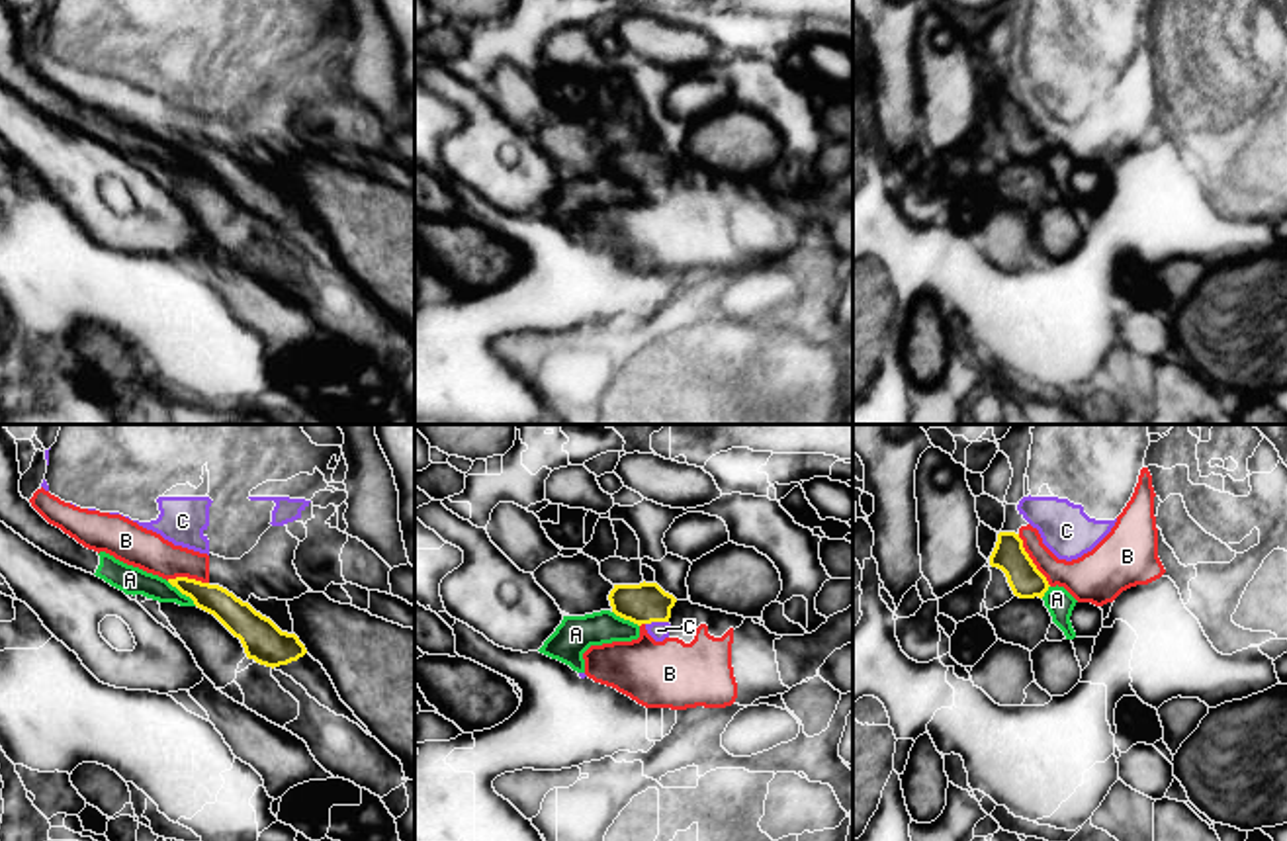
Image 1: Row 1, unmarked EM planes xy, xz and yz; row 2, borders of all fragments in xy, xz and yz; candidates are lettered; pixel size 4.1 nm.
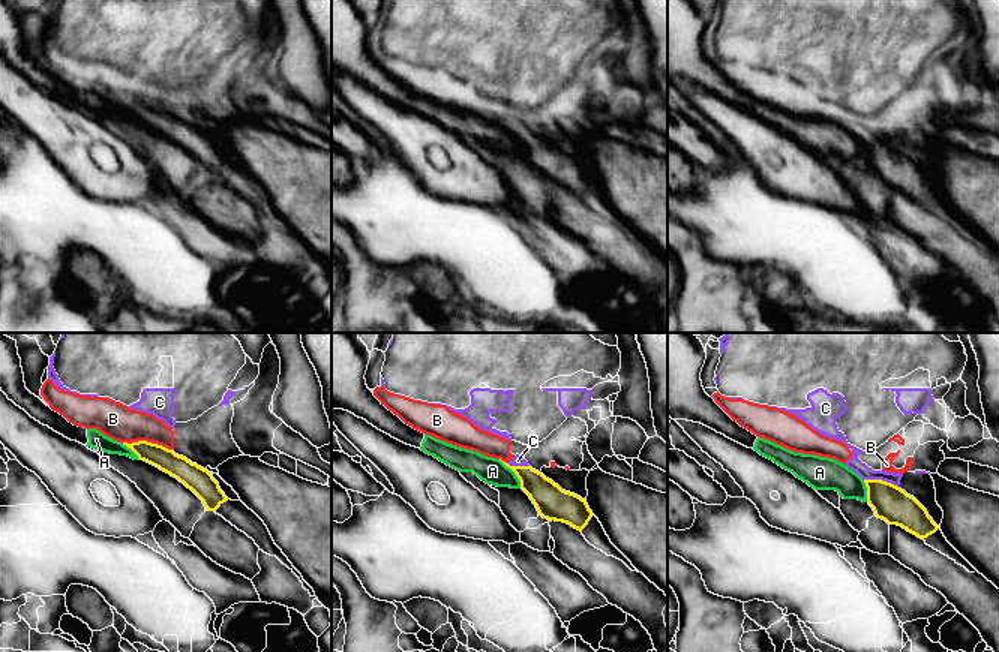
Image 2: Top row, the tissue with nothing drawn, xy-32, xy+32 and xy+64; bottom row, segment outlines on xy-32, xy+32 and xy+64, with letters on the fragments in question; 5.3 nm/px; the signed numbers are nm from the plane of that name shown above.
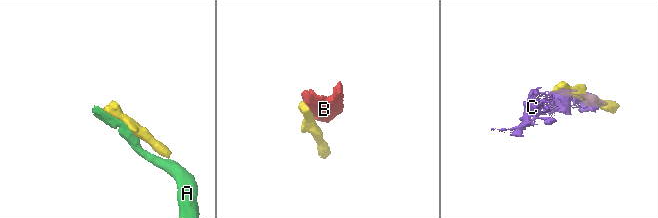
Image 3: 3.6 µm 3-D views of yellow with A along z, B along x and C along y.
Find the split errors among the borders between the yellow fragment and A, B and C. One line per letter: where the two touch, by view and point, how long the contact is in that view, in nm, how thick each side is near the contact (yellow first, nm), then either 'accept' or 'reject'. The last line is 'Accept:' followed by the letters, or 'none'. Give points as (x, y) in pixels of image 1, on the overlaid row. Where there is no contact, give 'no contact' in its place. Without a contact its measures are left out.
A: xy (182, 593) | 160 nm | 140/120 nm | reject
B: yz (1031, 560) | 260 nm | 140/190 nm | reject
C: xz (656, 620) | 100 nm | 170/80 nm | reject
Accept: none

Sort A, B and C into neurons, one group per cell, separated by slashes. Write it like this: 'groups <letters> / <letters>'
groups A / B C

